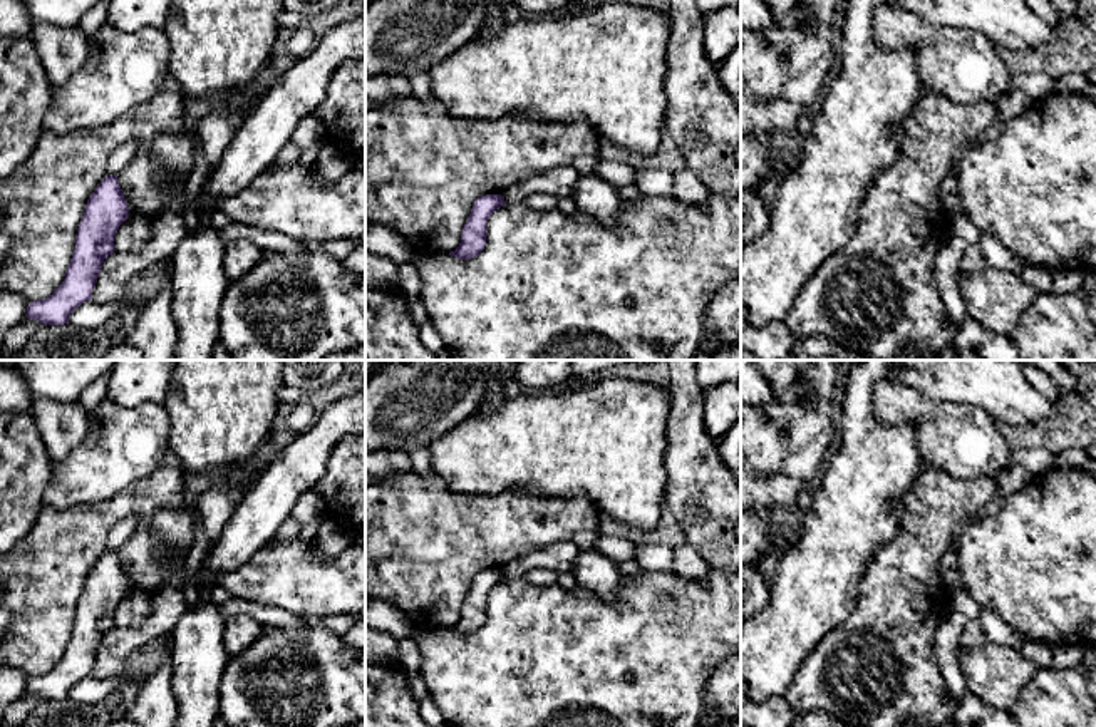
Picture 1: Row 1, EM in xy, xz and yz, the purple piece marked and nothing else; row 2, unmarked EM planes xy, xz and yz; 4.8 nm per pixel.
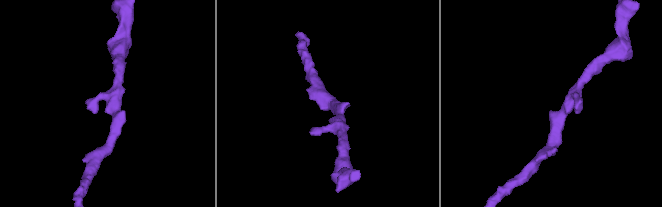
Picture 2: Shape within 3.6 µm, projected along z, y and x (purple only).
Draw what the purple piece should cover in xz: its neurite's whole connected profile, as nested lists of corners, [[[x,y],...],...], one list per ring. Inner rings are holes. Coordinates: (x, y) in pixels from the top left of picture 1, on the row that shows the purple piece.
[[[486,194],[478,198],[463,228],[461,243],[449,255],[458,260],[471,260],[478,256],[486,245],[488,219],[503,204],[506,204],[506,201],[501,194]]]

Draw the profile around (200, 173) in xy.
[[[196,131],[191,132],[189,137],[193,141],[194,164],[193,164],[189,176],[184,179],[184,196],[186,198],[196,196],[201,191],[201,188],[204,186],[204,183],[208,181],[209,173],[211,173],[211,168],[203,156],[201,141],[199,141]]]

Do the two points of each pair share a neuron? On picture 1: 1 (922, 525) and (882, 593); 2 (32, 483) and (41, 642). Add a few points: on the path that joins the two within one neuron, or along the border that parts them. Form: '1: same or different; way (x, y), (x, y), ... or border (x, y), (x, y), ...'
1: same; way (922, 541), (910, 565), (899, 577)
2: different; border (42, 508), (34, 526), (17, 543)

